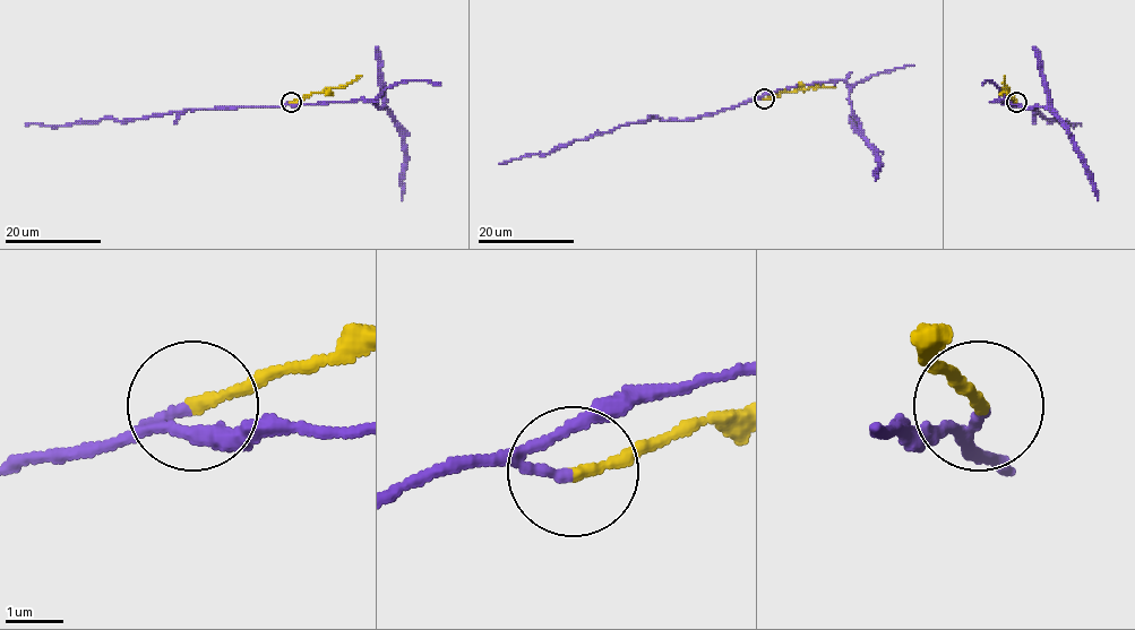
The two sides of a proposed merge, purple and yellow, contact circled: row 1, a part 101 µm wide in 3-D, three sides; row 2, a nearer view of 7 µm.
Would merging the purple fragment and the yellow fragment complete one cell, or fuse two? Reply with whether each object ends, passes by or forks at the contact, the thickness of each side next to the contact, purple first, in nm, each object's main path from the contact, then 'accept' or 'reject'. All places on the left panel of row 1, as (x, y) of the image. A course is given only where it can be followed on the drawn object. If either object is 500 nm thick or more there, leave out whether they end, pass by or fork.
purple passes by; yellow ends; calibres 120 and 200 nm; course purple (291, 102), (273, 108), (186, 110), (119, 121), (102, 118), (94, 123), (25, 126); course yellow (291, 102), (315, 92), (346, 86), (361, 75); reject

